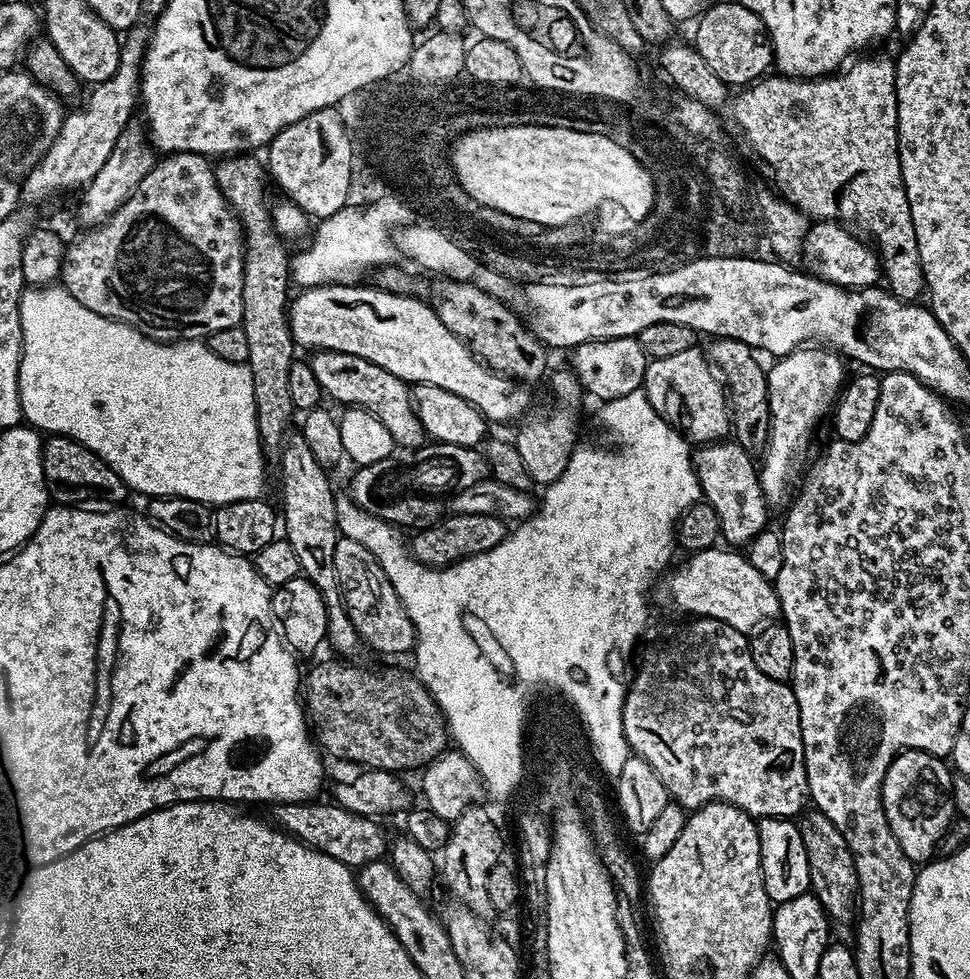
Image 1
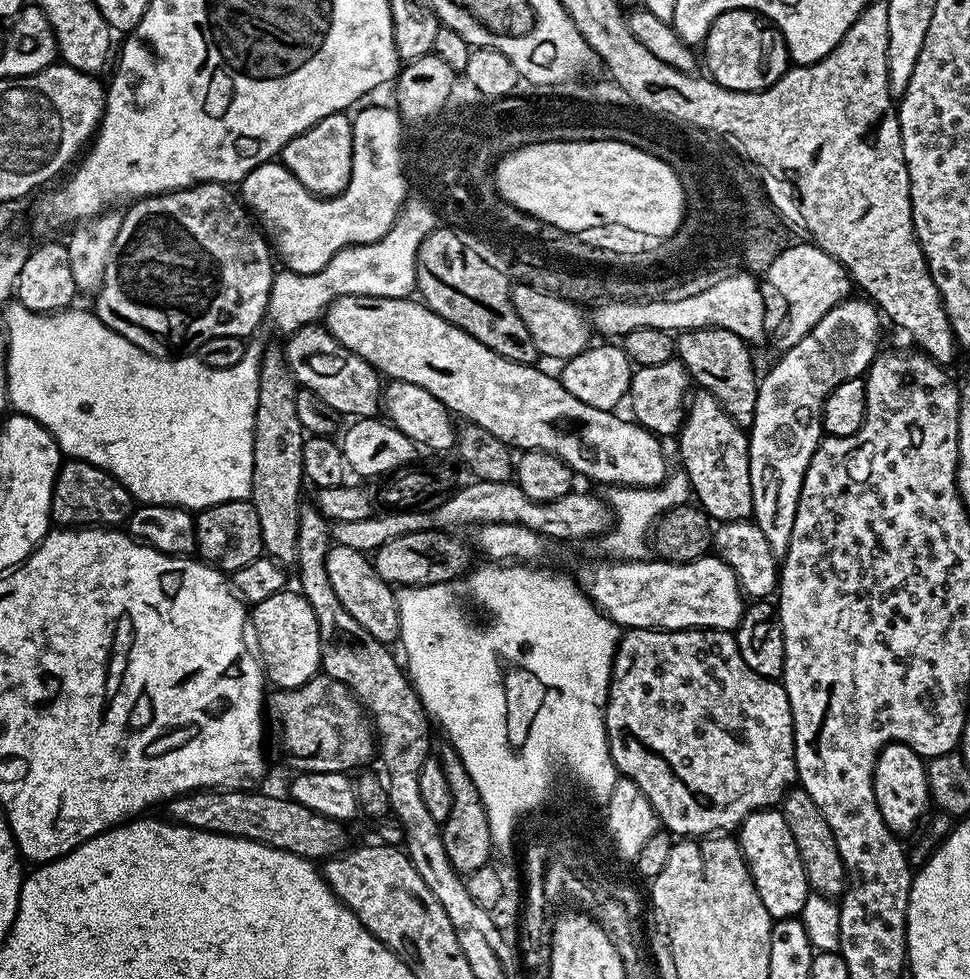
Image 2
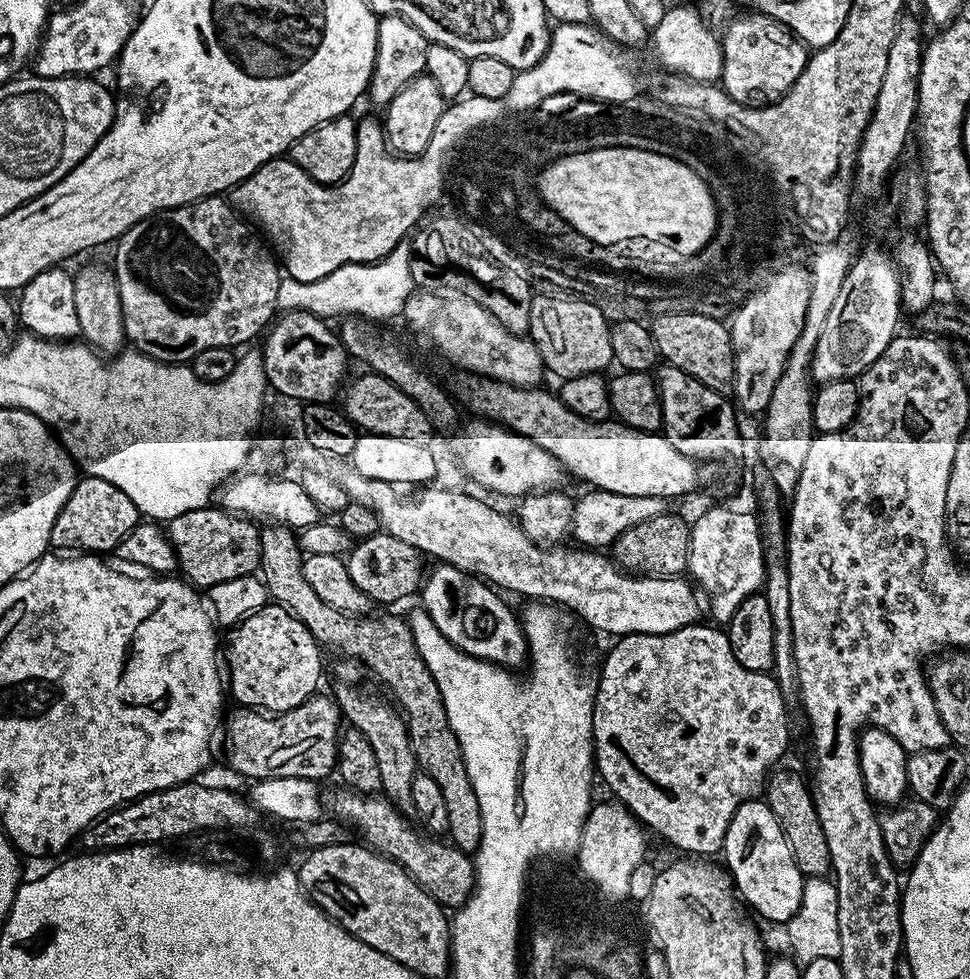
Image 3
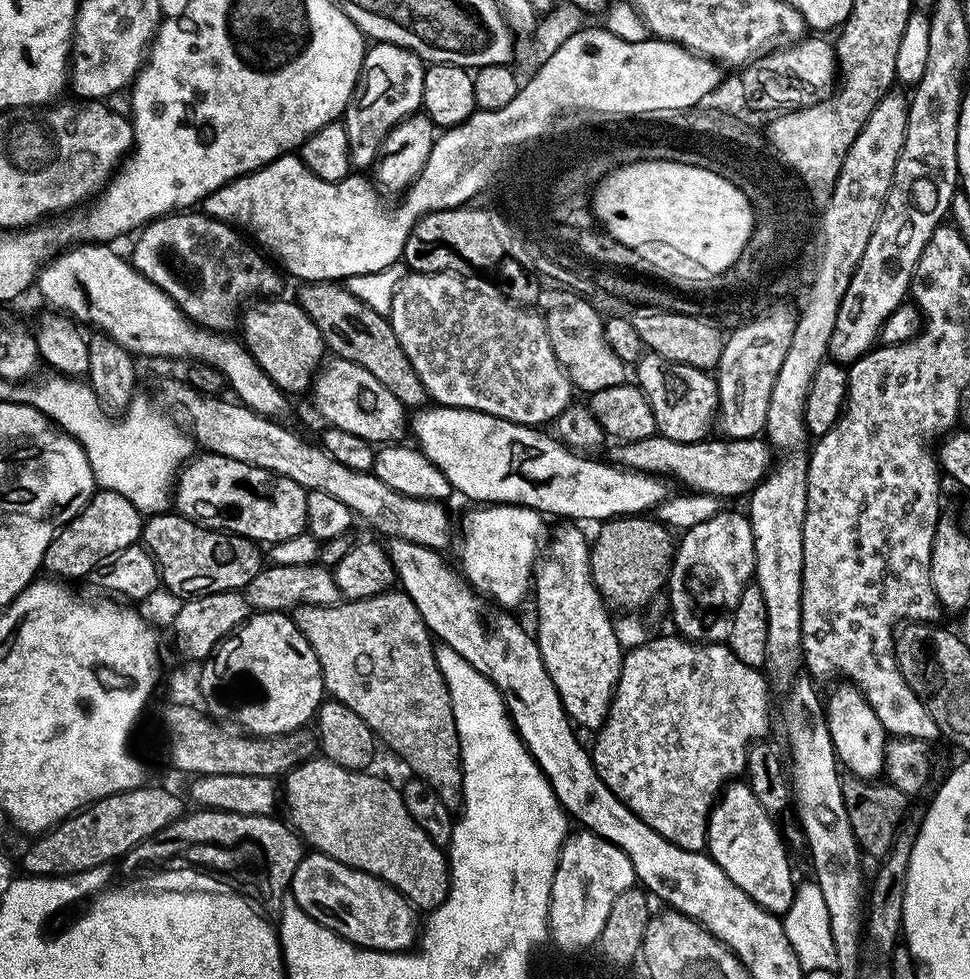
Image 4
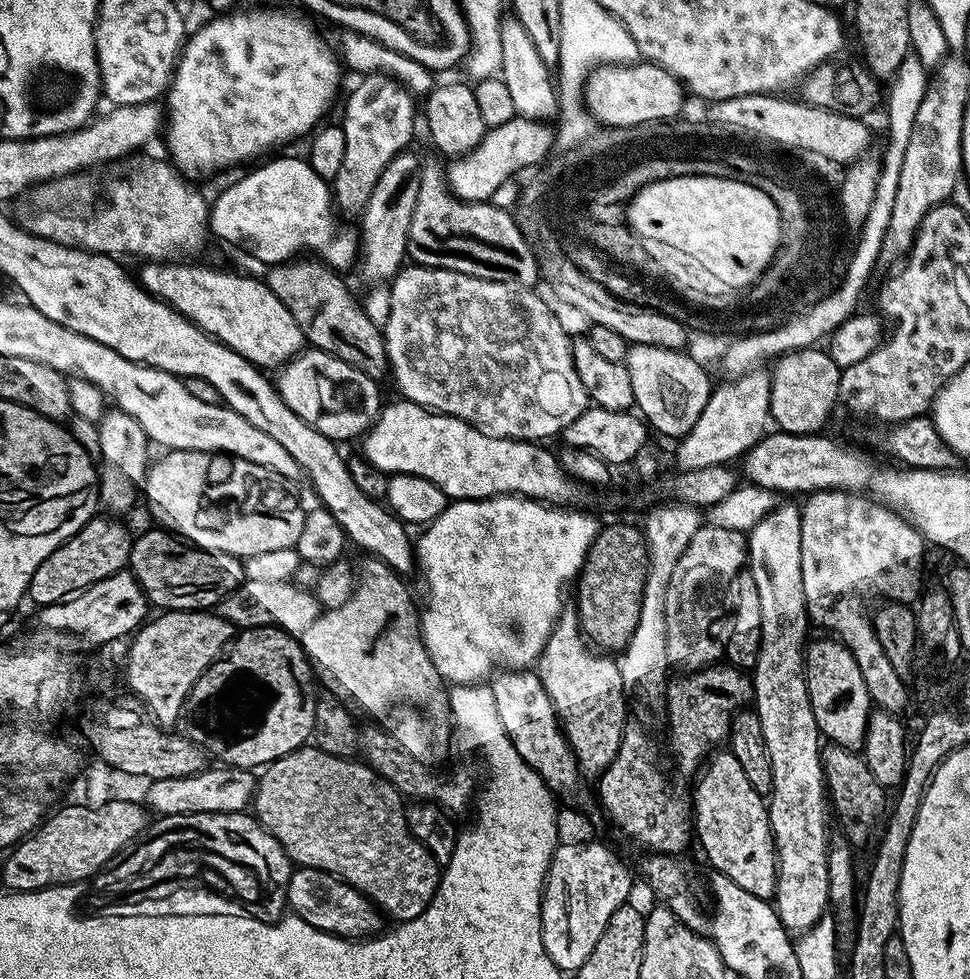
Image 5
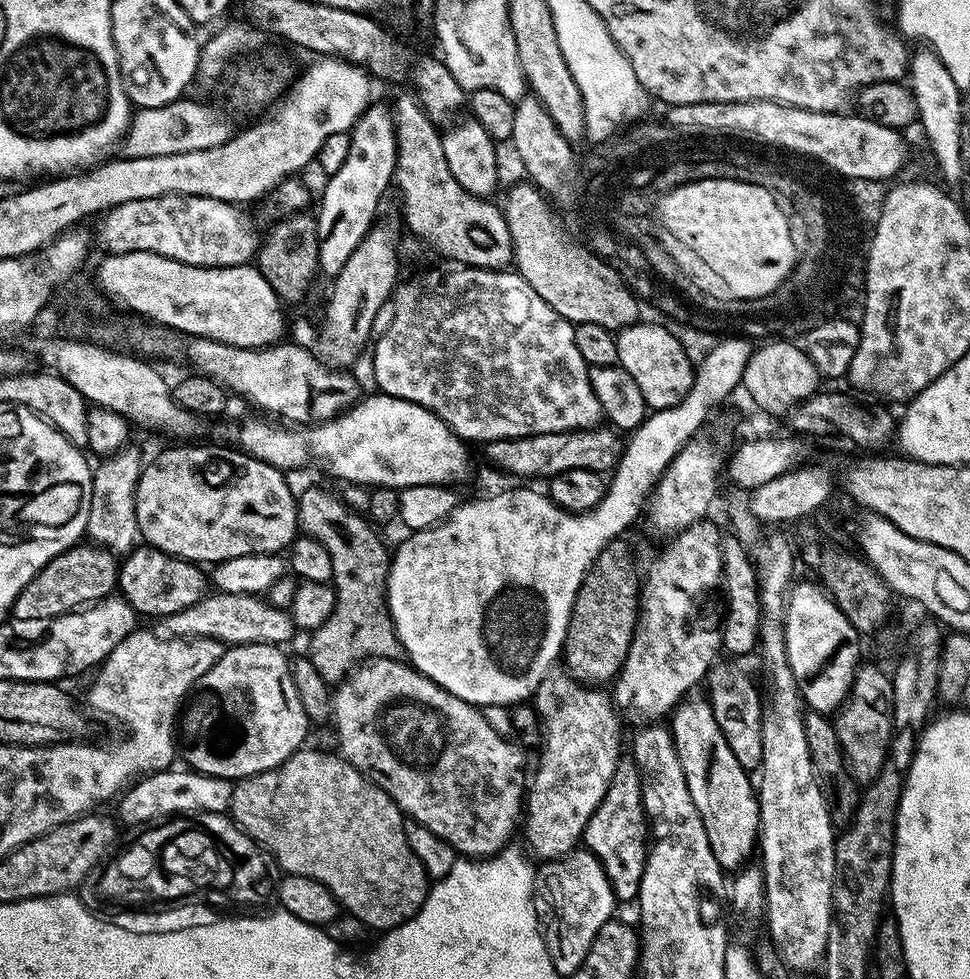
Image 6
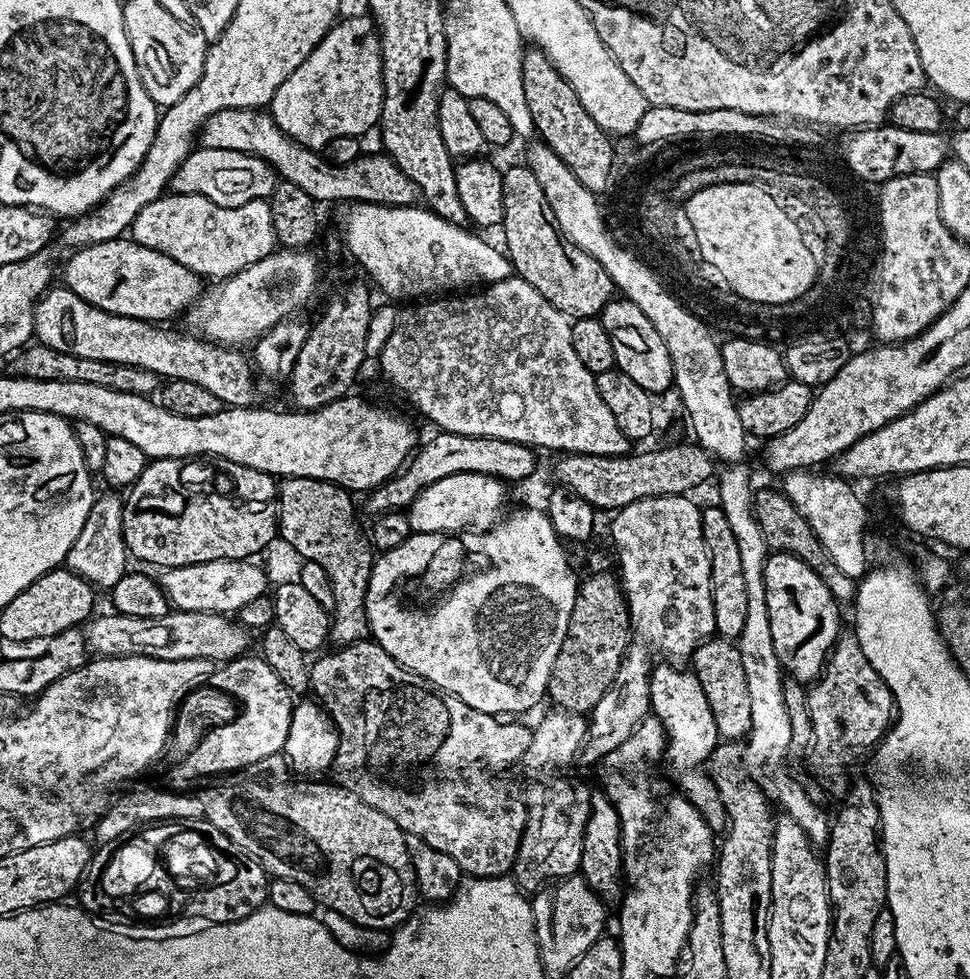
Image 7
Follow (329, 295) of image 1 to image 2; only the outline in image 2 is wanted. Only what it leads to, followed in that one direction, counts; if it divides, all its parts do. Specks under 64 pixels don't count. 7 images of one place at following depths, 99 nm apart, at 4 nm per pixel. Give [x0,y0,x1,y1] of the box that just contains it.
[322,297,670,488]

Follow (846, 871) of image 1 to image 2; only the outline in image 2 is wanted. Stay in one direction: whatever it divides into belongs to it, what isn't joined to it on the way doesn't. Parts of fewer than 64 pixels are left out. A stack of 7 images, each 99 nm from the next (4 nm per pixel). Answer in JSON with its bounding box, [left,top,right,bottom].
[782,786,847,899]

